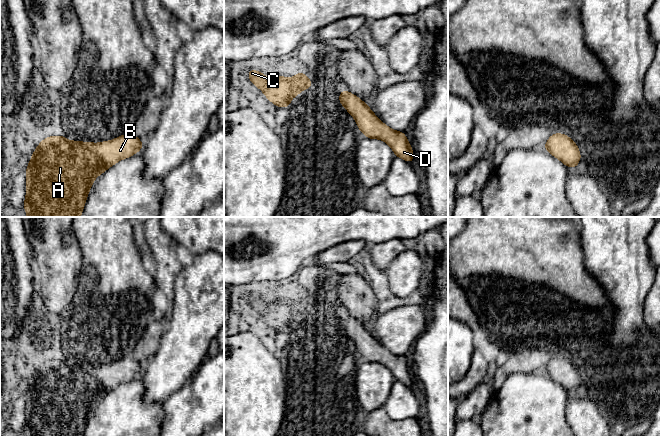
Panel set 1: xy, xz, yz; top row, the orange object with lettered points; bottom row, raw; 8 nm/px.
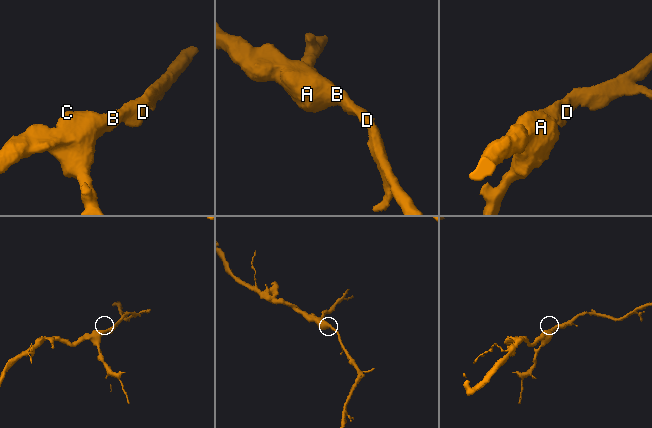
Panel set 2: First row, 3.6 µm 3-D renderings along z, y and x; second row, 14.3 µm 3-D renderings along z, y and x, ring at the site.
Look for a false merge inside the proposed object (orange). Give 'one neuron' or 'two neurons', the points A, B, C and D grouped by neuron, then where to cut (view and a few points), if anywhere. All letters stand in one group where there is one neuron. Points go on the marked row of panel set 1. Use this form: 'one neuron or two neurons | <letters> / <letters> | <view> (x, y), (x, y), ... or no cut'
one neuron | A B C D | no cut

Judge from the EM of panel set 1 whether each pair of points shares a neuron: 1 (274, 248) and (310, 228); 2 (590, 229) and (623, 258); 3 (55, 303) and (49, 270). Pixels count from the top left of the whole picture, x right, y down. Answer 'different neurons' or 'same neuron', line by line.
1: same neuron
2: same neuron
3: same neuron

